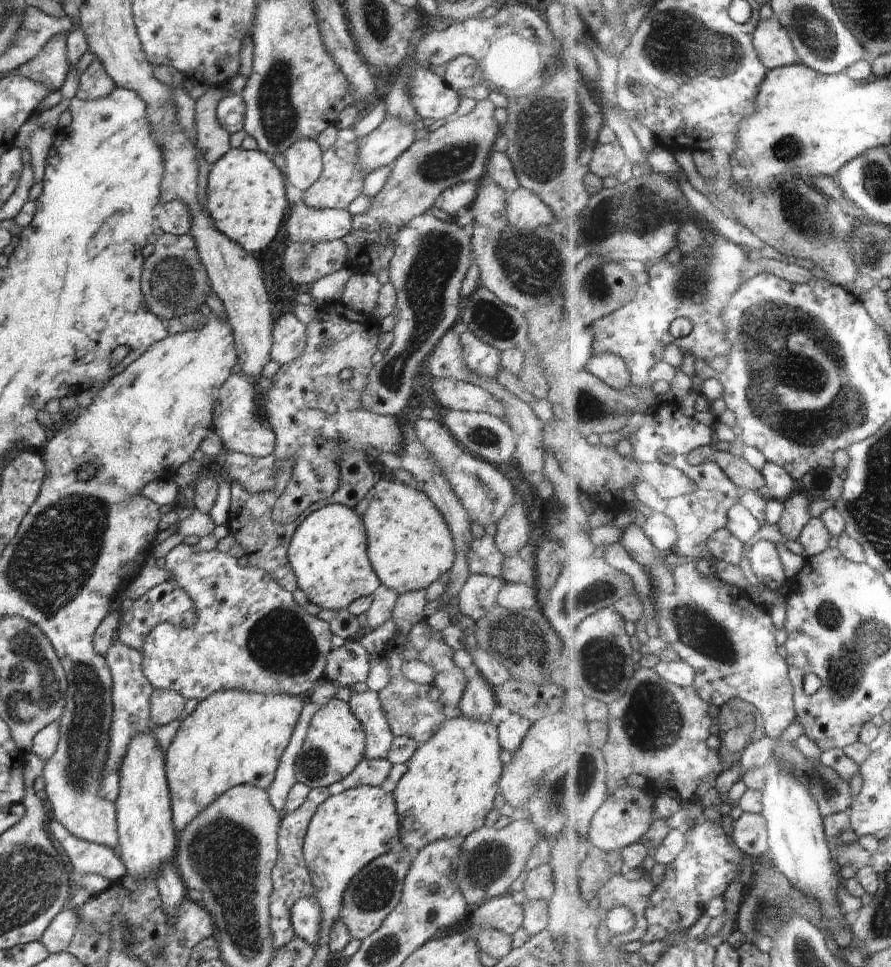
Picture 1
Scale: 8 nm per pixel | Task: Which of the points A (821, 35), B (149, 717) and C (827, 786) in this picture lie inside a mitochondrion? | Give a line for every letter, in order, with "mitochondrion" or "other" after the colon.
A: mitochondrion
B: other
C: mitochondrion

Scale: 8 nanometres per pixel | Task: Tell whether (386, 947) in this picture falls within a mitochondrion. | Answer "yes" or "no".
yes

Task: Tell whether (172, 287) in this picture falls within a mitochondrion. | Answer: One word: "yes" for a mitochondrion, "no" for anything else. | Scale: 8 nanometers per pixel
yes

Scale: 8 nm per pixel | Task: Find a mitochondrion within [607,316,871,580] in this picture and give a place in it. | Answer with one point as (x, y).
(823, 480)

